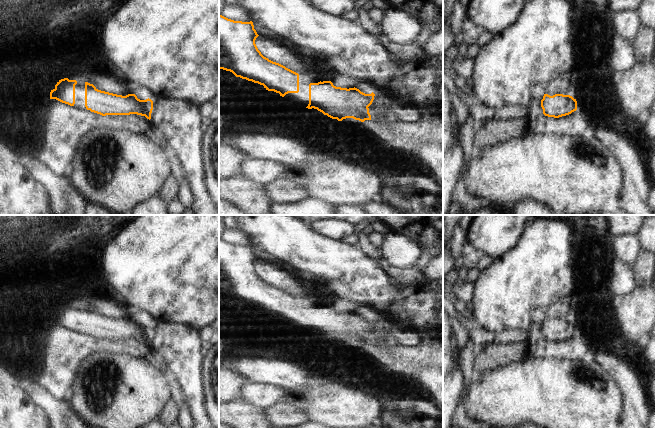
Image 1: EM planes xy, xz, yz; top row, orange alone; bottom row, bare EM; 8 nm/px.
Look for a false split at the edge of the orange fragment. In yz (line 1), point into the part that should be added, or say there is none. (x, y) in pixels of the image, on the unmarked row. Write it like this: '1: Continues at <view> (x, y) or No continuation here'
1: No continuation here.

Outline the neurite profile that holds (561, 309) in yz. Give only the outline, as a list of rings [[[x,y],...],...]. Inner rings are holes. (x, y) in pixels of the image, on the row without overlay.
[[[569,301],[553,302],[544,309],[543,314],[545,318],[553,320],[555,318],[569,319],[572,315],[577,314],[577,304]]]

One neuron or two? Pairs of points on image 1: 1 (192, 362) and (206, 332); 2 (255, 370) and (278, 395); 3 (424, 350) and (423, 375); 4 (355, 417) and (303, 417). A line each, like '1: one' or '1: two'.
1: two
2: two
3: two
4: two

